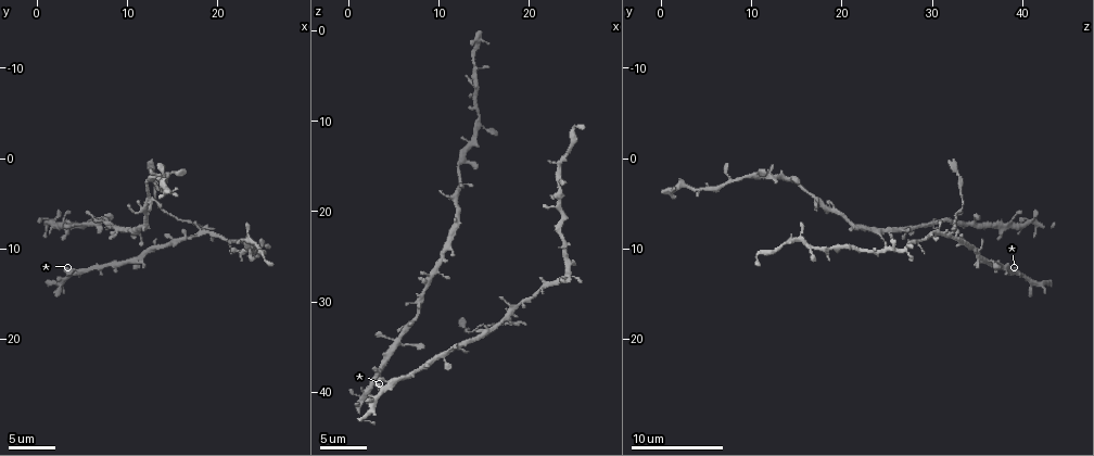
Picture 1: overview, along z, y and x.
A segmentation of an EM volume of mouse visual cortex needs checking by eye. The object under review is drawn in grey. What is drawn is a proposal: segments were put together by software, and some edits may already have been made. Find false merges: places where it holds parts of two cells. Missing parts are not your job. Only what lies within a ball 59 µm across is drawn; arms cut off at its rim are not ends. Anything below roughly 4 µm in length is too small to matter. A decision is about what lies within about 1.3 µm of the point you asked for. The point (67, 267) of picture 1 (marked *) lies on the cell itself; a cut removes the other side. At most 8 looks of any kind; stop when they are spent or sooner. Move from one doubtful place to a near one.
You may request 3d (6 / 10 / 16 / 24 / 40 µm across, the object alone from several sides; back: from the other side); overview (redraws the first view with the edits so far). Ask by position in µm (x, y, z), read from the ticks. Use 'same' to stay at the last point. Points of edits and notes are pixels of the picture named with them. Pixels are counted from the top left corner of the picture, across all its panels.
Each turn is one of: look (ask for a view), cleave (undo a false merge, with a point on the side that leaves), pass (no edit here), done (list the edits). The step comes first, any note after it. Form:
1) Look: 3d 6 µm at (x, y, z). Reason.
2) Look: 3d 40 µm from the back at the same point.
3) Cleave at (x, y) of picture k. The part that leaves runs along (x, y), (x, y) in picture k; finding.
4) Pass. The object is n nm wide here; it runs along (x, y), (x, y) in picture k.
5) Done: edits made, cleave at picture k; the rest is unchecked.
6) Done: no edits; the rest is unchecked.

Look: 3d 10 µm at (8.4, 7.2, 28.6). Two arms at a narrow angle.

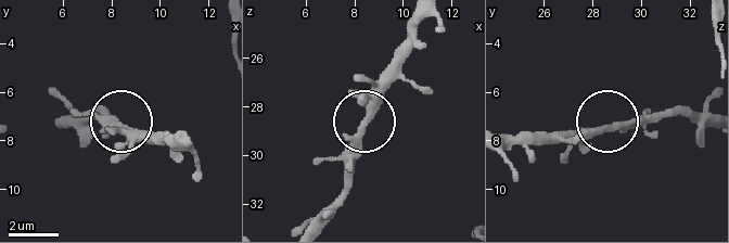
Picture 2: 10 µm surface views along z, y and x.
Pass. All the same cell.

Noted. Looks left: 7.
Look: 3d 6 µm at (14.4, 2.0, 10.2). Sudden change in width.

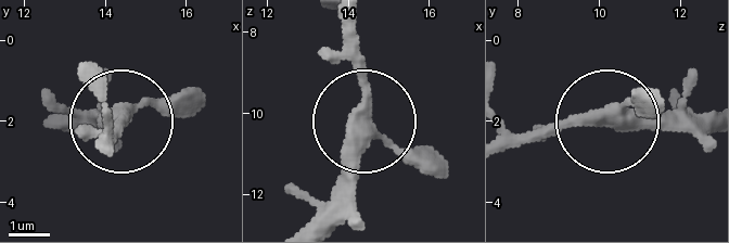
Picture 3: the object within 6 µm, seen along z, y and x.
Pass. The object is 360 nm wide here; it runs along (317, 221), (361, 107), (352, 17) in picture 3; all the same cell.

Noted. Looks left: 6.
Look: 3d 10 µm at (24.8, 10.4, 11.0). Thick turns thin.

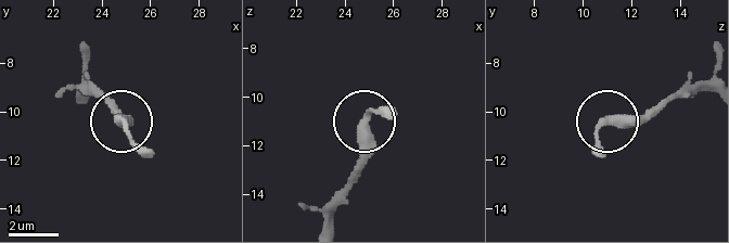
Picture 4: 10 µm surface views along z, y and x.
Look: 3d 6 µm at (24.8, 10.4, 11.2).

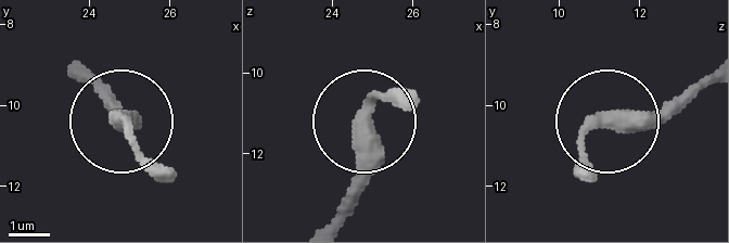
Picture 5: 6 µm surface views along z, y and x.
Pass. It runs along (80, 76), (118, 122) in picture 5; continuous, no second cell.

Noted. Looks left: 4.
Look: 3d 6 µm at (23.4, 9.8, 17.0). A narrow waist.

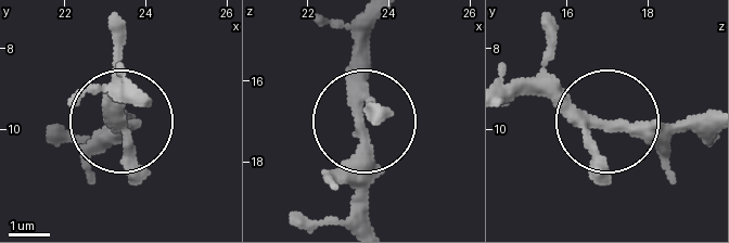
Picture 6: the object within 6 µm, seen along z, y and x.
Pass. 3 arms meet here; all the same cell.

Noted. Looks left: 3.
Done: no edits; the rest is unchecked.

